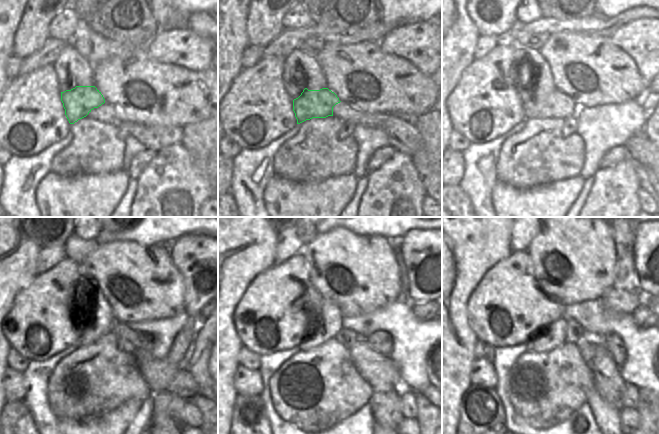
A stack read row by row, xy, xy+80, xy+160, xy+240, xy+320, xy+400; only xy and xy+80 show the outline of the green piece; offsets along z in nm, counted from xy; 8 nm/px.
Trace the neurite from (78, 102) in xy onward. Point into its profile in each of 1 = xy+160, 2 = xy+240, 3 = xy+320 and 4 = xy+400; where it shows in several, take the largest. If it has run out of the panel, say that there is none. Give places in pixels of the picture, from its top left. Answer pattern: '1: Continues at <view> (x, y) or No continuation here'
1: Continues at xy+160 (558, 104)
2: Continues at xy+240 (120, 329)
3: Continues at xy+320 (381, 341)
4: Continues at xy+400 (612, 342).

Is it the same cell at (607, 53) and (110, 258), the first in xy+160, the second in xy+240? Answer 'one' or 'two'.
one

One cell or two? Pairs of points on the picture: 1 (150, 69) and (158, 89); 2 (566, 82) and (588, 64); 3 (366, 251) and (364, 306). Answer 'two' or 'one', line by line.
1: one
2: one
3: one

